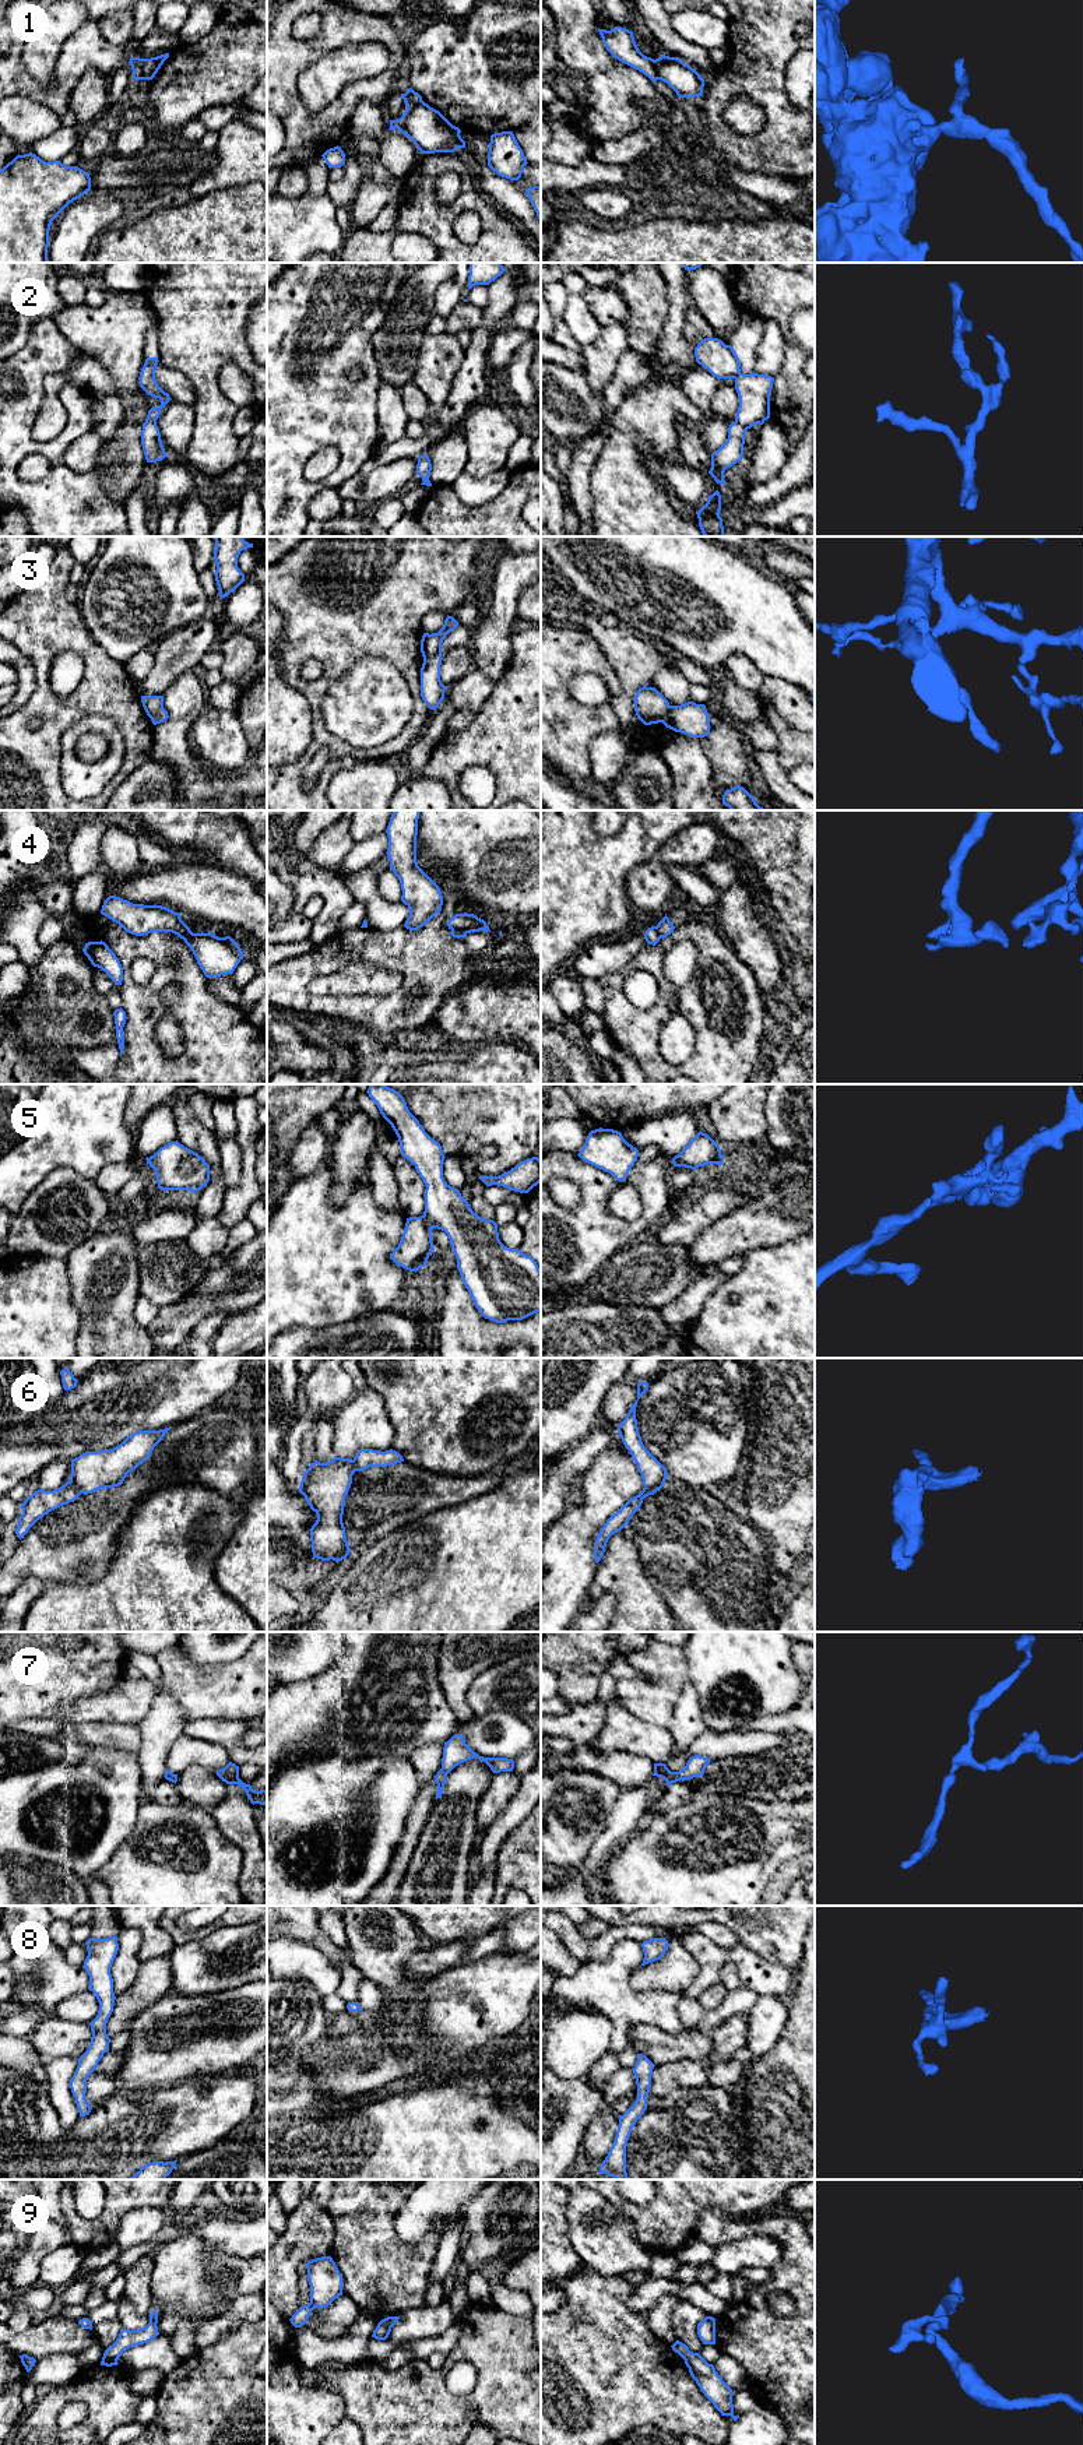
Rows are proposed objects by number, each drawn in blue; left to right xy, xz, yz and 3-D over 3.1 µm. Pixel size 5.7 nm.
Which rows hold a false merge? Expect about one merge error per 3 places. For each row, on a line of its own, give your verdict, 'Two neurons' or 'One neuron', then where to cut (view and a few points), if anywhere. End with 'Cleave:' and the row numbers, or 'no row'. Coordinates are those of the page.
1: Two neurons. Split along xy (140, 59), (137, 73), (143, 78)
2: One neuron. No split
3: Two neurons. Split along xz (440, 653), (424, 660)
4: Two neurons. Split along xy (192, 932), (178, 935)
5: Two neurons. Split along xz (422, 1216), (432, 1227)
6: Two neurons. Split along xy (70, 1480), (81, 1492)
7: One neuron. No split
8: One neuron. No split
9: One neuron. No split
Cleave: 1, 3, 4, 5, 6

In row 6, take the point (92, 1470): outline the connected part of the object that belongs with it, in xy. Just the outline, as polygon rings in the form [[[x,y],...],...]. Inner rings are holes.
[[[170,1429],[138,1431],[110,1450],[85,1452],[71,1460],[70,1481],[88,1495],[123,1484],[129,1473],[143,1464]]]

